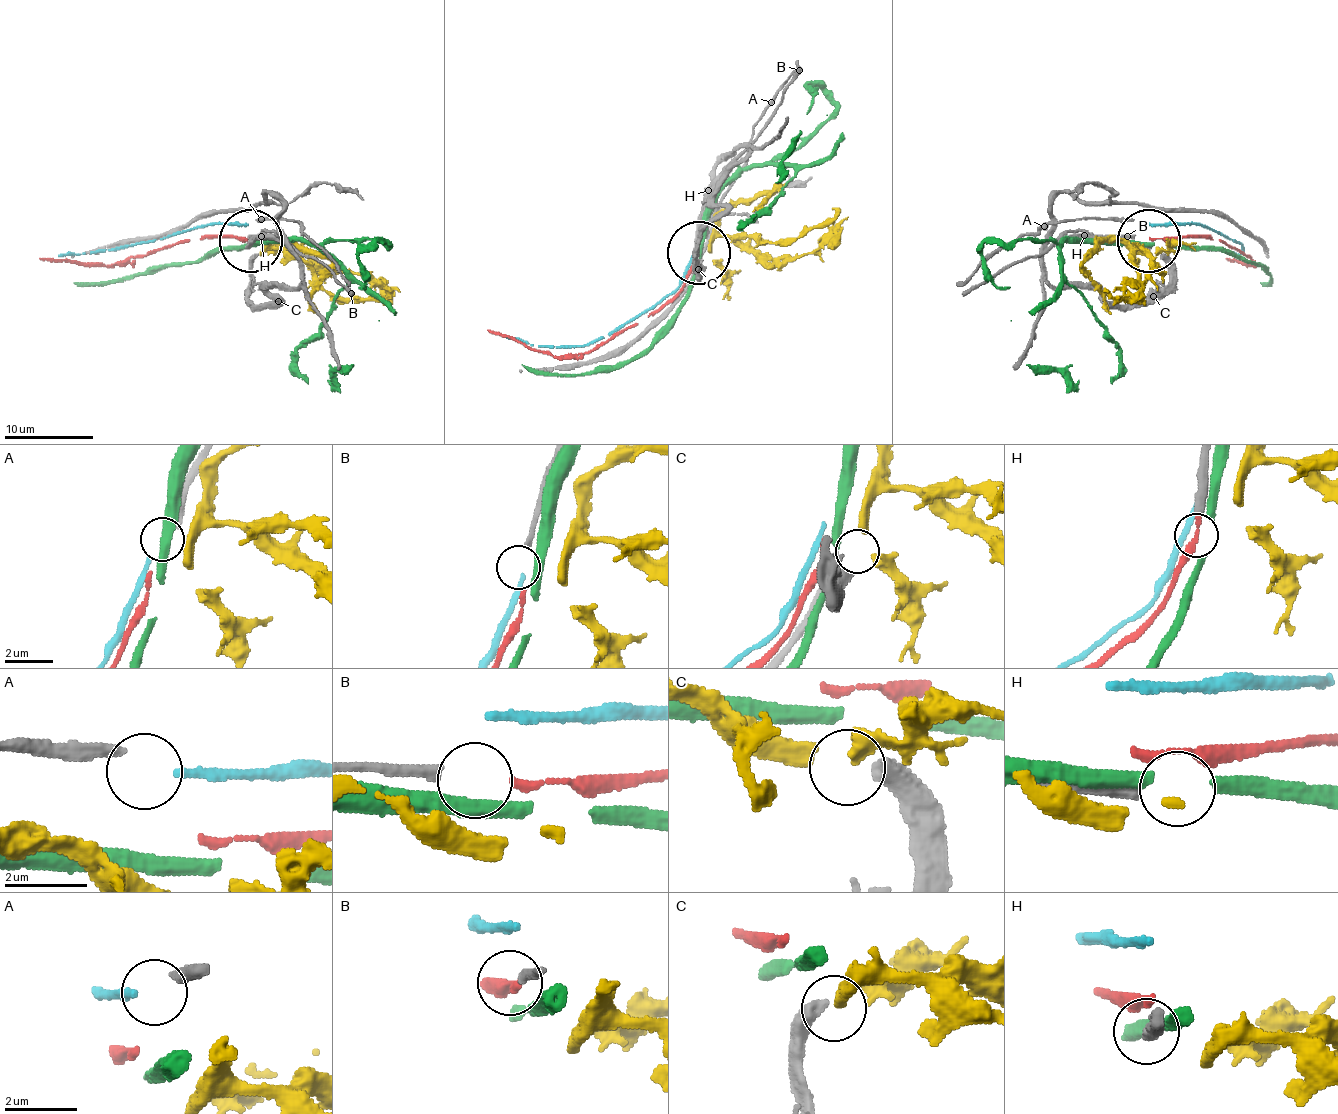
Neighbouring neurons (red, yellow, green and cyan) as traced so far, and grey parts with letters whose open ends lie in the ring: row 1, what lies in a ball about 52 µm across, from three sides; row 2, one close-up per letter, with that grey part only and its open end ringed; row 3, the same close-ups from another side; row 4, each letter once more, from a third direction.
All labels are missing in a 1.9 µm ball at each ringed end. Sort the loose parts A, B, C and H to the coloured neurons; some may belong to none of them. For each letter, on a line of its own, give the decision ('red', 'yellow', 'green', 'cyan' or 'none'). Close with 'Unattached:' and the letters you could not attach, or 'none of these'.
A: none
B: red
C: yellow
H: none
Unattached: A, H

